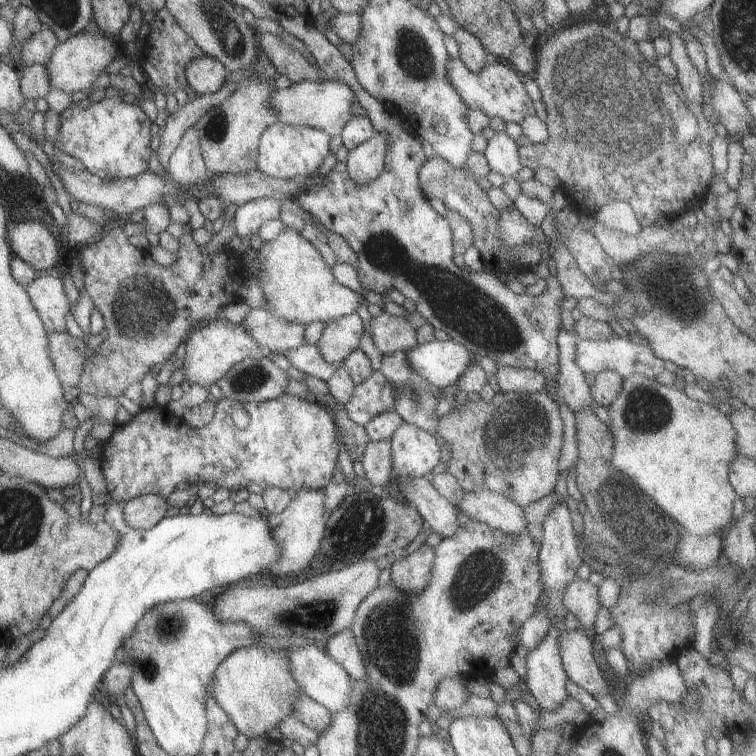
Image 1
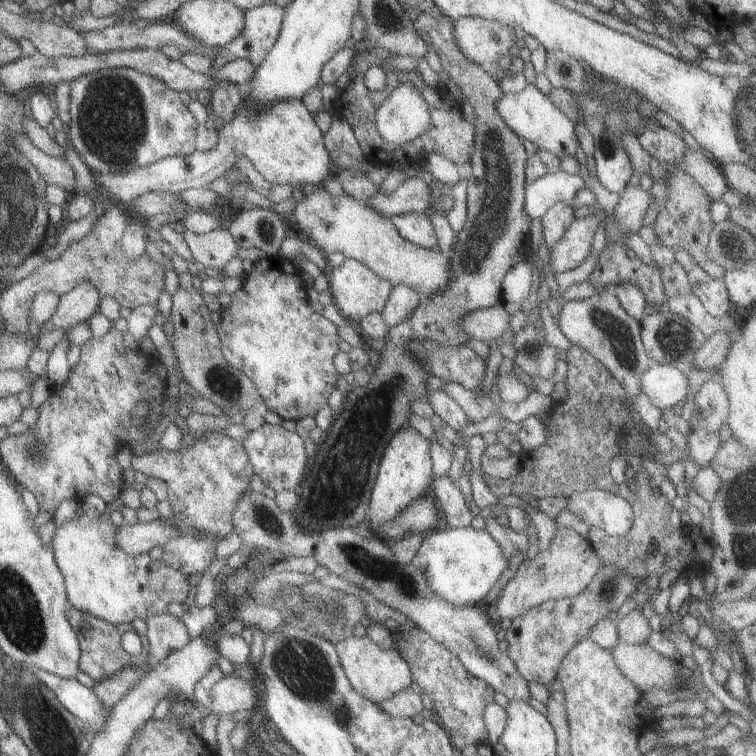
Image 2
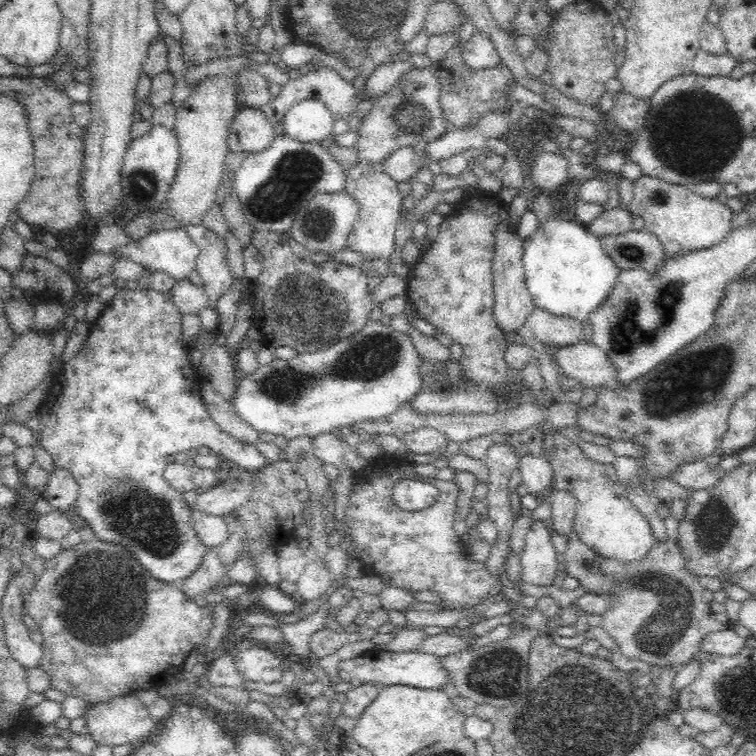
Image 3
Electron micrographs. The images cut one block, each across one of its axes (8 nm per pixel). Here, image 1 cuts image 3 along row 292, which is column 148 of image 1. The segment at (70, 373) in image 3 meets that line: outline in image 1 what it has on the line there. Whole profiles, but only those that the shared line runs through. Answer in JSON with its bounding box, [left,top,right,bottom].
[53,94,152,179]

